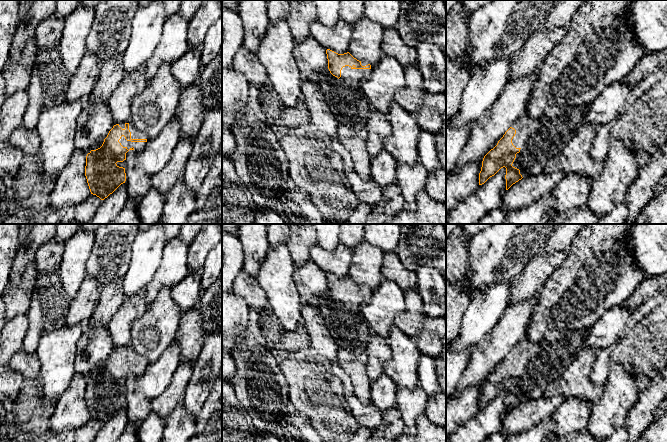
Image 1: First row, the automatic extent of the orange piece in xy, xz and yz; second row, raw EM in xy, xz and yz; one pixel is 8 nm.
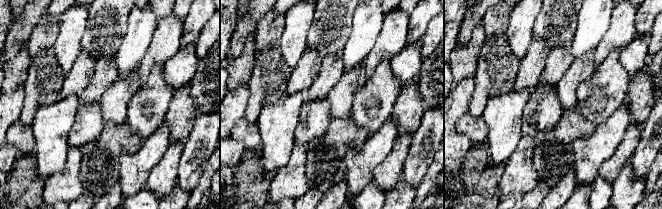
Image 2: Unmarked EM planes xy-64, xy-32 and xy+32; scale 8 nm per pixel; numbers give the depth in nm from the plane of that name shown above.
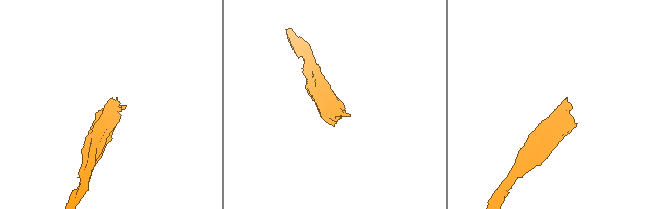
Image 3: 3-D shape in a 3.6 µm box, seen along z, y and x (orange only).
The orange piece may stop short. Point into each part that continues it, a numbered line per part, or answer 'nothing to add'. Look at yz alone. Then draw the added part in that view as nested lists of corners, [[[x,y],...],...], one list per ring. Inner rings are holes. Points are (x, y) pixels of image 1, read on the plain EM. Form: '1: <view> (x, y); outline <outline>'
1: yz (541, 363); outline [[[589,328],[573,331],[557,331],[546,335],[539,342],[530,342],[526,339],[518,342],[511,351],[516,354],[512,367],[516,372],[520,373],[520,376],[516,378],[512,390],[520,394],[522,401],[537,399],[543,396],[569,367],[579,351],[584,348],[588,331]]]

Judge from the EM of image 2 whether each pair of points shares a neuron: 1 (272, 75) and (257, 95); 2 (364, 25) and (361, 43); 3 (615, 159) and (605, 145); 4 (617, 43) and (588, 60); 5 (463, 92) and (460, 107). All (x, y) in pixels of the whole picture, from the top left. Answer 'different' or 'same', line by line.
1: same
2: same
3: different
4: different
5: same

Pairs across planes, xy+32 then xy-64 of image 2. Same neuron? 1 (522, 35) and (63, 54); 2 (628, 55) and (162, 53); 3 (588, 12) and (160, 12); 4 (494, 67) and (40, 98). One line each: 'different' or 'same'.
1: same
2: different
3: different
4: same

